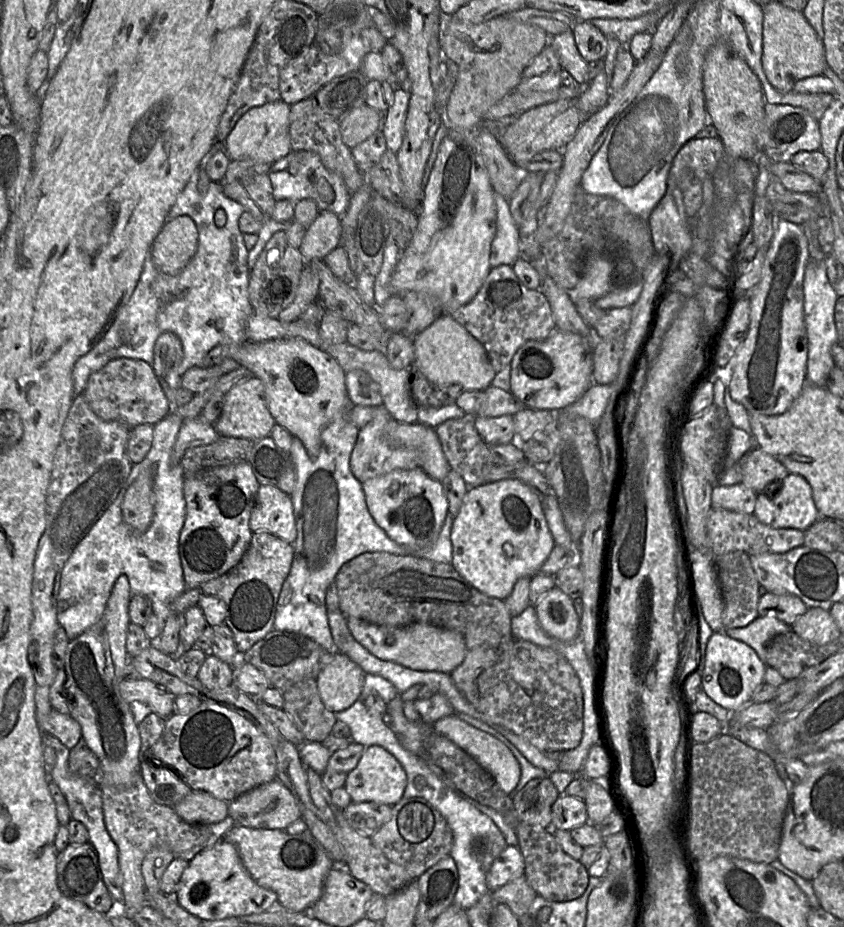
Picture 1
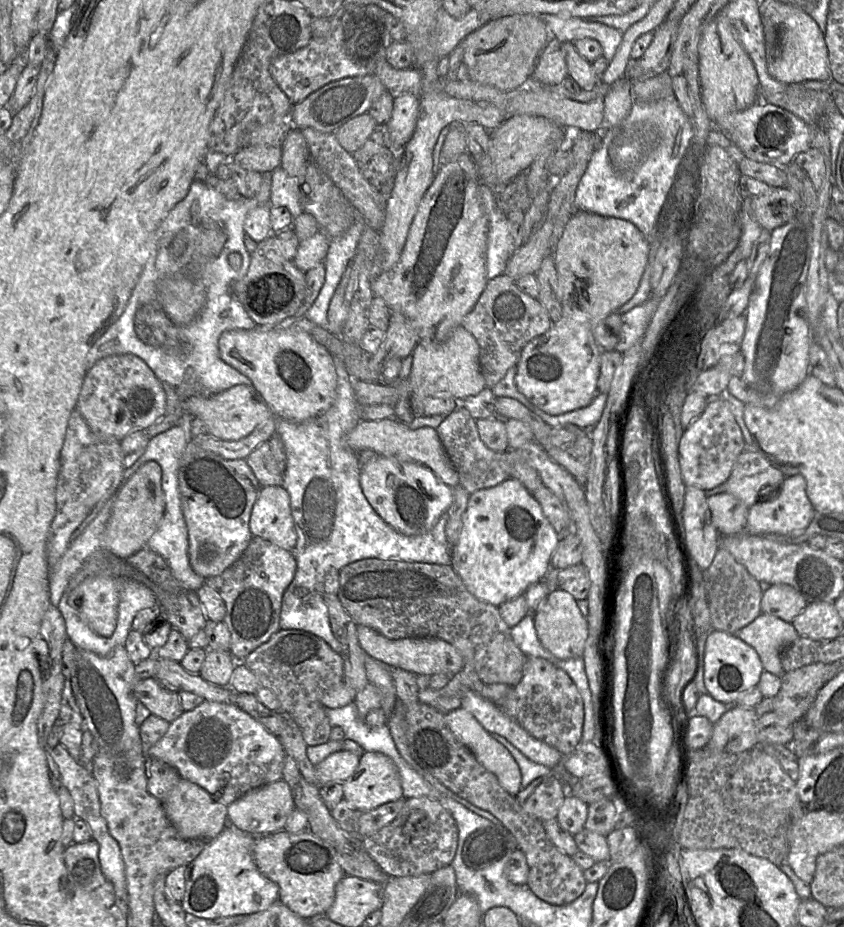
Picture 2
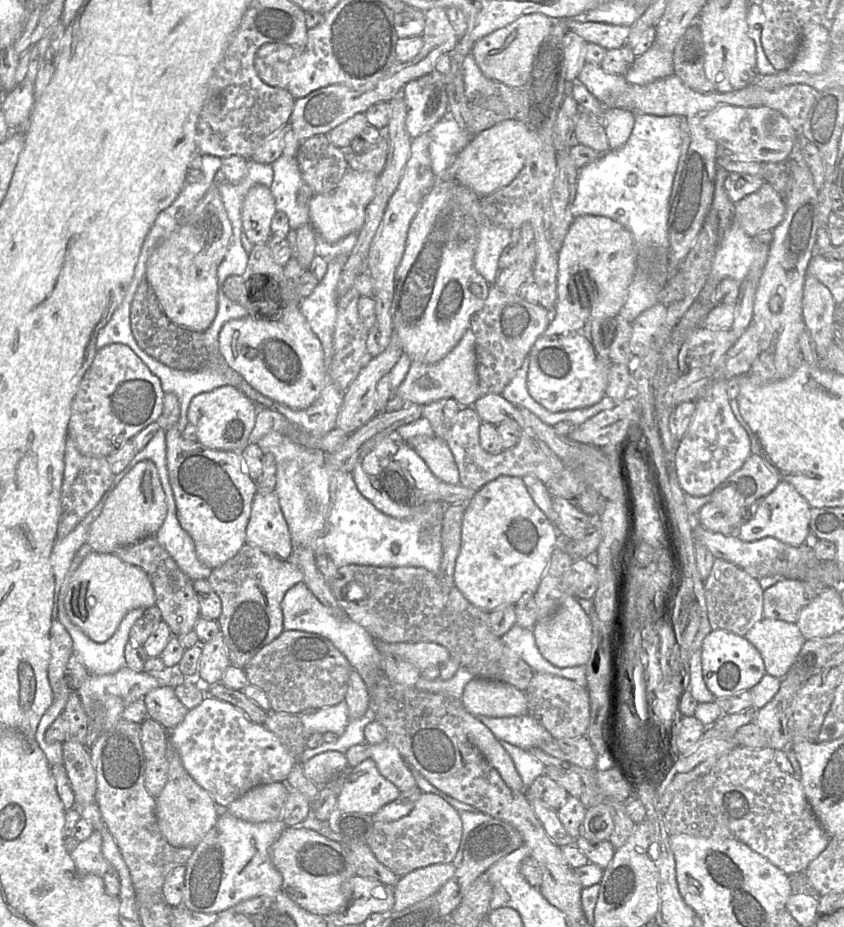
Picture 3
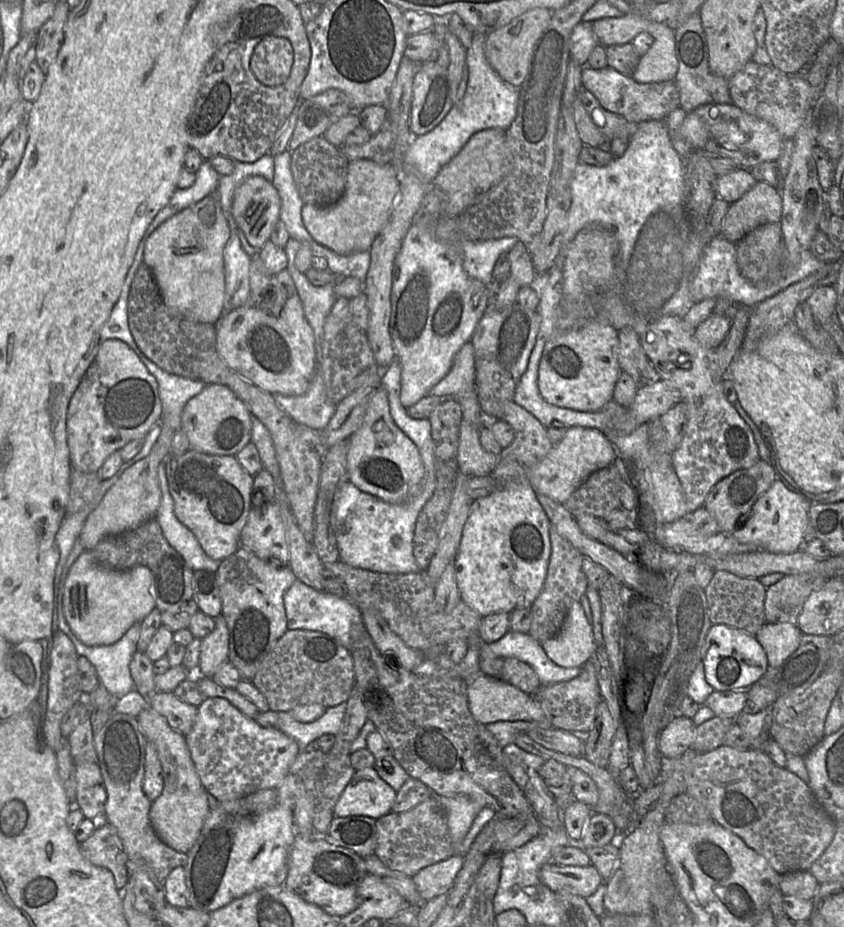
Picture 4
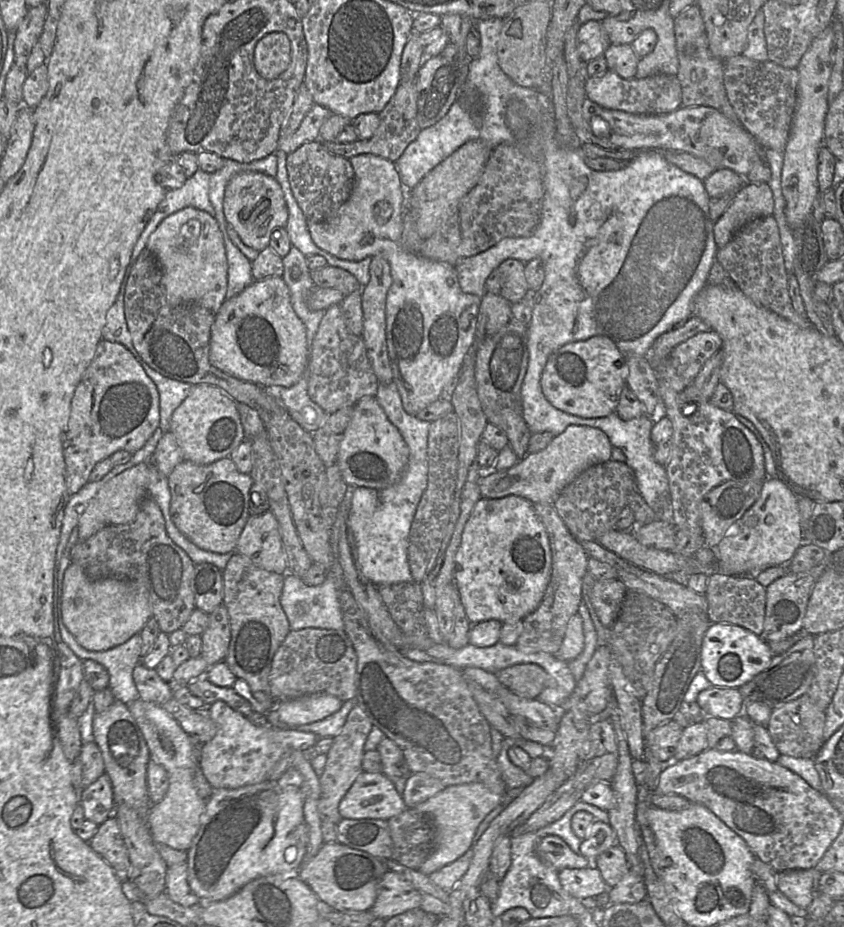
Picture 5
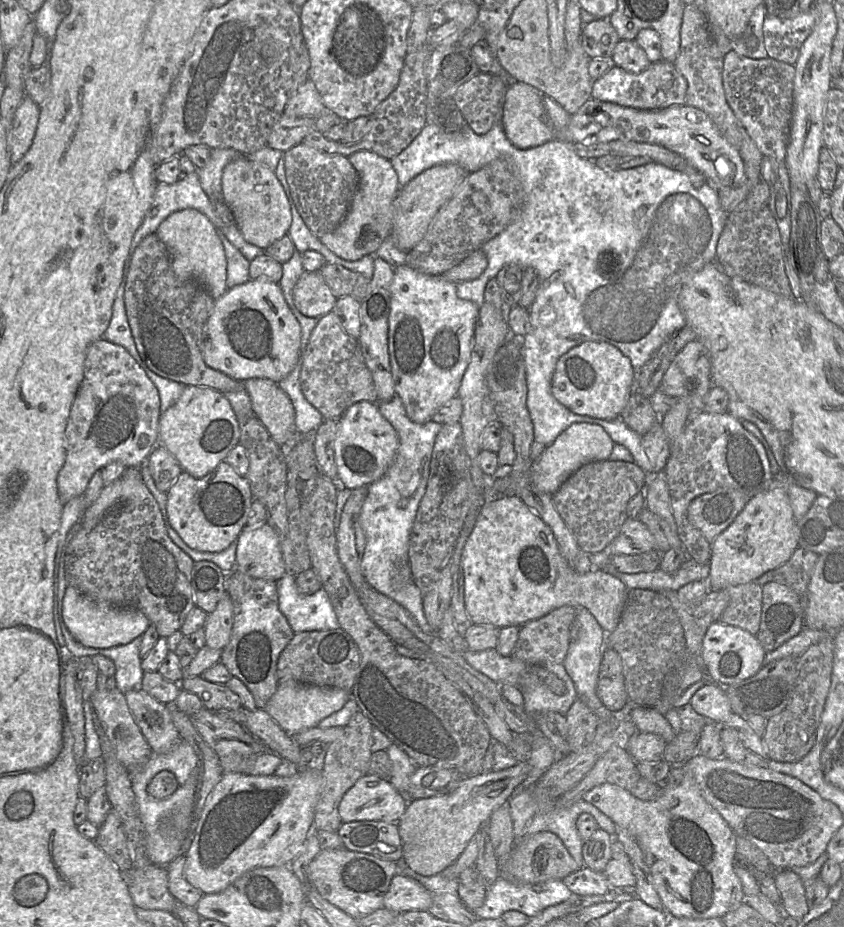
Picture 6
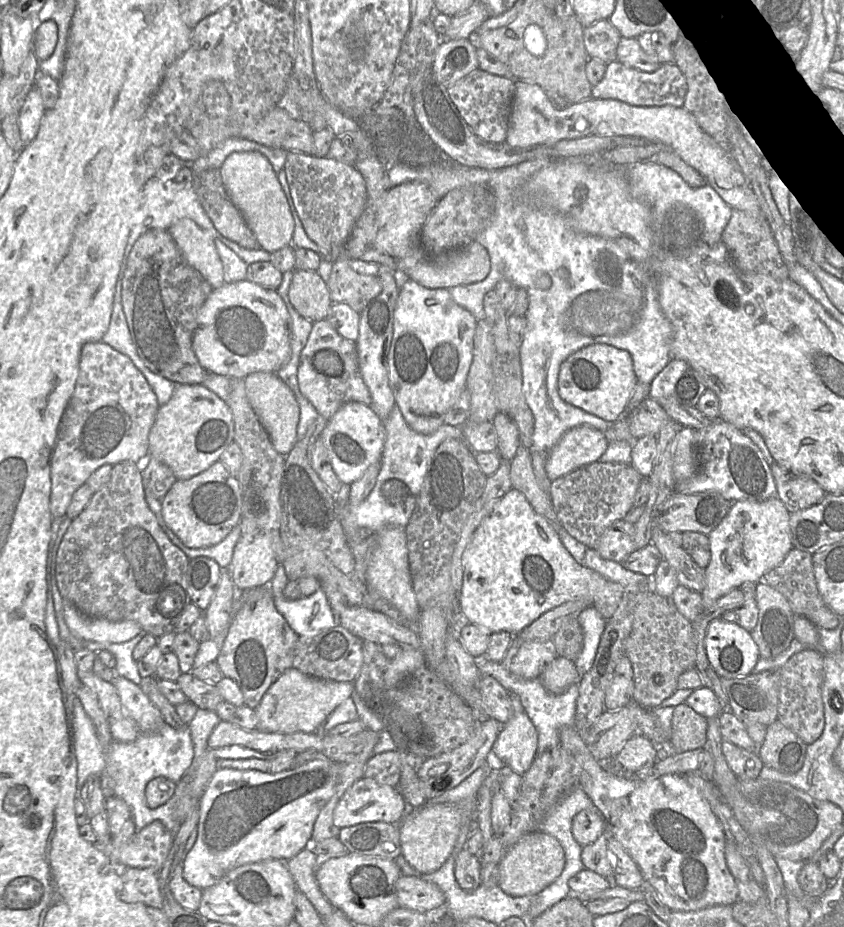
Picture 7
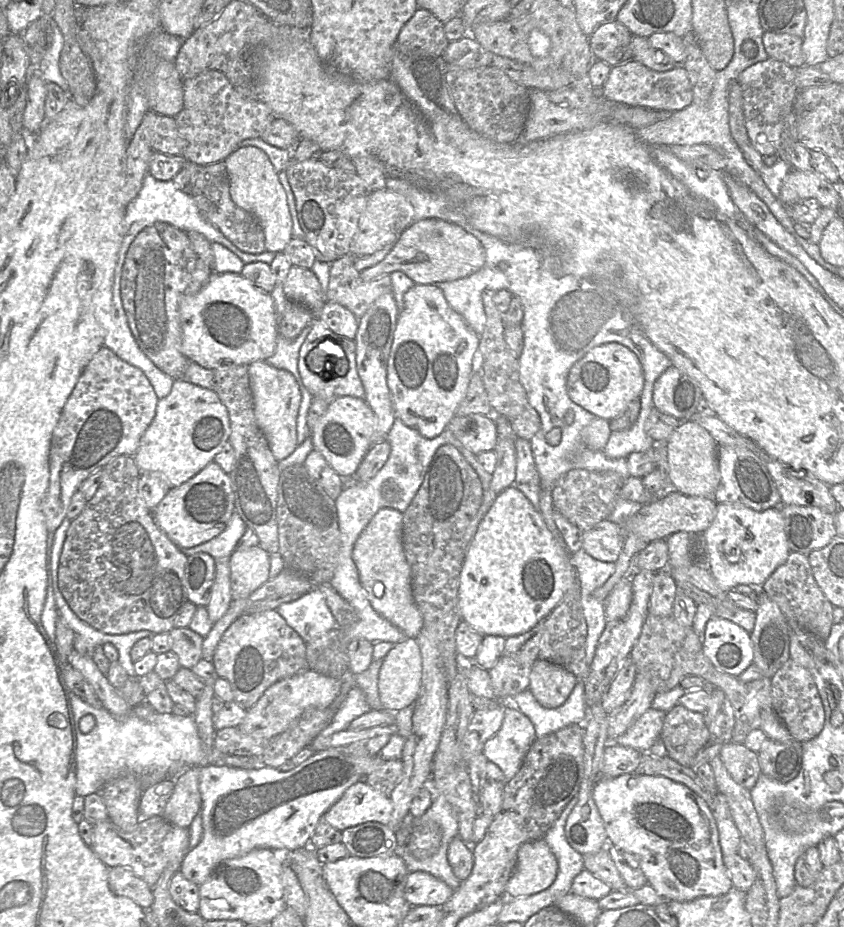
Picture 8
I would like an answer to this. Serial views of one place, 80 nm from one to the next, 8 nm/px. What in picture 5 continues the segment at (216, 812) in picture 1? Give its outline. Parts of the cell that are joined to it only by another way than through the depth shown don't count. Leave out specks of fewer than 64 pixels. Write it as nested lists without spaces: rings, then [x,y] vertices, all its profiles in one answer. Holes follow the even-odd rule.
[[[138,698],[125,703],[146,741],[150,759],[163,766],[169,776],[169,787],[164,798],[152,804],[148,813],[148,828],[153,841],[170,848],[188,851],[196,836],[206,802],[198,795],[194,775],[198,757],[194,743],[179,723],[160,705]]]

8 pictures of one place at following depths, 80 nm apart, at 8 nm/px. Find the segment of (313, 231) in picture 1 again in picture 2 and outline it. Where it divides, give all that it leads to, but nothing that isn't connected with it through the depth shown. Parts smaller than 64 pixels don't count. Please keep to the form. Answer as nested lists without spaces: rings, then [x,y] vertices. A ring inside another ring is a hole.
[[[321,228],[310,238],[299,243],[293,258],[295,266],[302,272],[323,263],[330,246],[331,238]]]

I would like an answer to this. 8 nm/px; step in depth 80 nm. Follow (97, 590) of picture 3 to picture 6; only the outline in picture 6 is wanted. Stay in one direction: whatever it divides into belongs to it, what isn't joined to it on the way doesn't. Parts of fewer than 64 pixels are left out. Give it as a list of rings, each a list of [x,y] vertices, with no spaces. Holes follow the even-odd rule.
[[[68,585],[65,590],[62,617],[71,635],[82,645],[91,648],[110,648],[127,644],[143,635],[150,625],[149,619],[140,610],[95,603],[72,585]]]

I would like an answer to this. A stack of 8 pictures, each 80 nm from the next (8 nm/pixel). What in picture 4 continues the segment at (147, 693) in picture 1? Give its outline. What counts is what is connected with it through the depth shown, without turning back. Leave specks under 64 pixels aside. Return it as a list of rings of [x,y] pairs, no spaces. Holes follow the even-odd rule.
[[[155,692],[148,699],[148,705],[162,715],[172,729],[183,735],[191,731],[197,707],[183,702],[173,692]]]

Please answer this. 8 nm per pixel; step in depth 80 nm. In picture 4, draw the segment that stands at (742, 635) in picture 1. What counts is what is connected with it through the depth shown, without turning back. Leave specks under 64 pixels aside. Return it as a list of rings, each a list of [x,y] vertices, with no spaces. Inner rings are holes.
[[[766,622],[755,637],[767,654],[768,666],[778,667],[797,650],[802,634],[796,625]]]

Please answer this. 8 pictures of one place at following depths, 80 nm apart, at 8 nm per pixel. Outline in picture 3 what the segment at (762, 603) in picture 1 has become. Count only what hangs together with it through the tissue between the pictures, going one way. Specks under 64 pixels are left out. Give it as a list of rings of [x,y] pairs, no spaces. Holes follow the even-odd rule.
[[[782,578],[764,590],[763,615],[769,619],[796,623],[804,607],[823,588],[821,583]]]

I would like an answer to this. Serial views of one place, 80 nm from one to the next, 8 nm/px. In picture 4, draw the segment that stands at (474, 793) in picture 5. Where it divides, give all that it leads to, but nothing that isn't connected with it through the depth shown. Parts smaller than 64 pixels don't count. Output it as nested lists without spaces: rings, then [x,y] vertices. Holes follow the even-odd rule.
[[[465,795],[435,798],[437,798],[446,815],[454,854],[459,854],[459,847],[481,808],[472,799]]]

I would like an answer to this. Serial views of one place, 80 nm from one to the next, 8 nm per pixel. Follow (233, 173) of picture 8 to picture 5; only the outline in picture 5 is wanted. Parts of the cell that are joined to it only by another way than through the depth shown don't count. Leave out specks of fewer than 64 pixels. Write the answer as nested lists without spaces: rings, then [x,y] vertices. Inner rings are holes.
[[[246,171],[233,175],[225,188],[223,207],[227,222],[244,244],[257,251],[266,248],[272,231],[285,227],[288,220],[288,208],[281,186],[275,177],[262,172]]]

